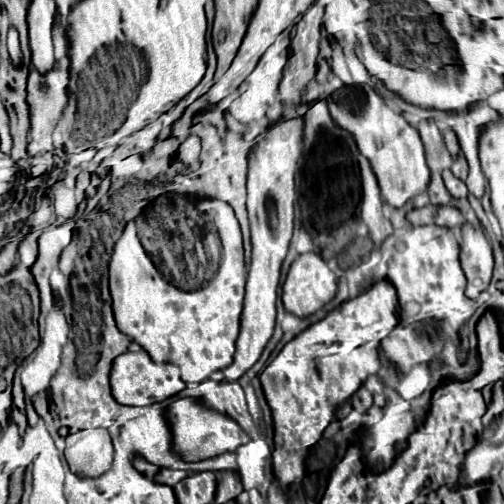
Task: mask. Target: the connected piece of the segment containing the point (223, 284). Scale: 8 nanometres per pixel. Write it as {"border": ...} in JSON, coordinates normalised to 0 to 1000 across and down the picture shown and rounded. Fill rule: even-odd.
{"border":[[[397,397],[393,413],[421,433],[440,472],[437,532],[409,567],[397,571],[389,556],[393,540],[381,528],[377,552],[369,552],[369,579],[333,560],[286,500],[270,440],[254,440],[218,512],[218,579],[226,587],[234,655],[274,679],[306,718],[349,722],[369,762],[397,762],[429,734],[460,722],[488,563],[480,460],[460,413],[437,397]]]}

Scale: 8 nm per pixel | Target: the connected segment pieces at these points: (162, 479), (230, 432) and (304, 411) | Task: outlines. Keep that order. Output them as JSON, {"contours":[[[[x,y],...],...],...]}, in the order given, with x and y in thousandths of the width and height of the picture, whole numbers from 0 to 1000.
{"contours":[[[[321,929],[306,952],[317,960],[333,960],[333,964],[349,964],[357,952],[365,952],[373,944],[369,933],[337,933],[337,929]]],[[[357,790],[333,802],[329,817],[337,821],[337,845],[345,845],[345,893],[361,901],[361,909],[389,917],[401,909],[421,909],[440,897],[464,897],[472,885],[488,881],[496,865],[464,837],[456,825],[433,821],[405,806],[393,806],[385,790]]],[[[750,560],[579,671],[516,742],[544,833],[540,929],[560,972],[567,972],[587,948],[603,944],[607,901],[663,833],[671,806],[694,794],[730,746],[750,742],[758,726],[750,683],[786,643],[790,591],[782,567],[774,567],[774,560]]]]}

